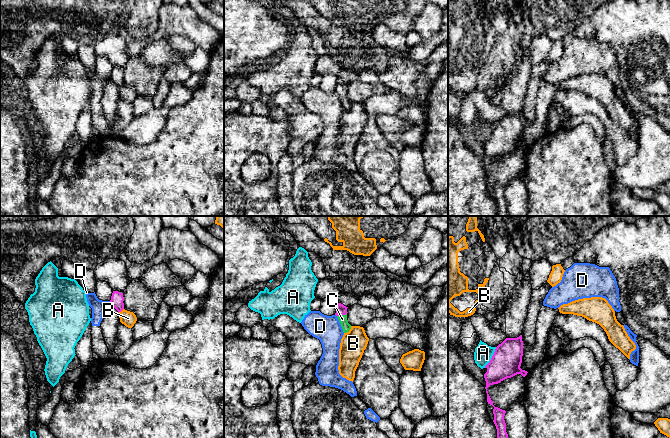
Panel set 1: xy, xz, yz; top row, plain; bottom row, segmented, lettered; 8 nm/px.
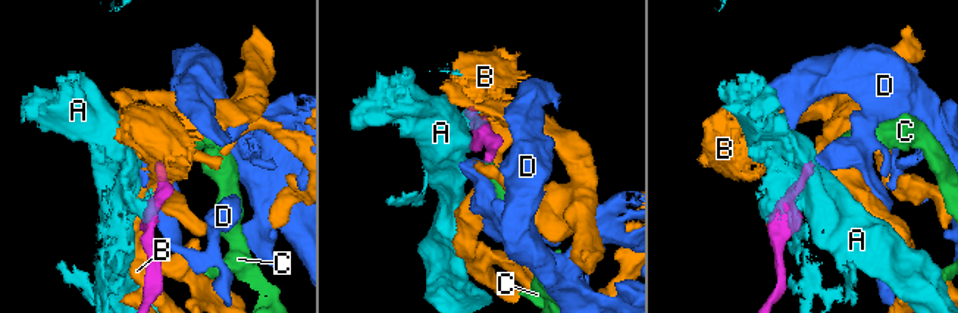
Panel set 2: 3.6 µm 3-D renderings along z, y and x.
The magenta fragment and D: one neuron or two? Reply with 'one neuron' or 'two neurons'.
two neurons

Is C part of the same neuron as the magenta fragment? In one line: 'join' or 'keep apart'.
join

